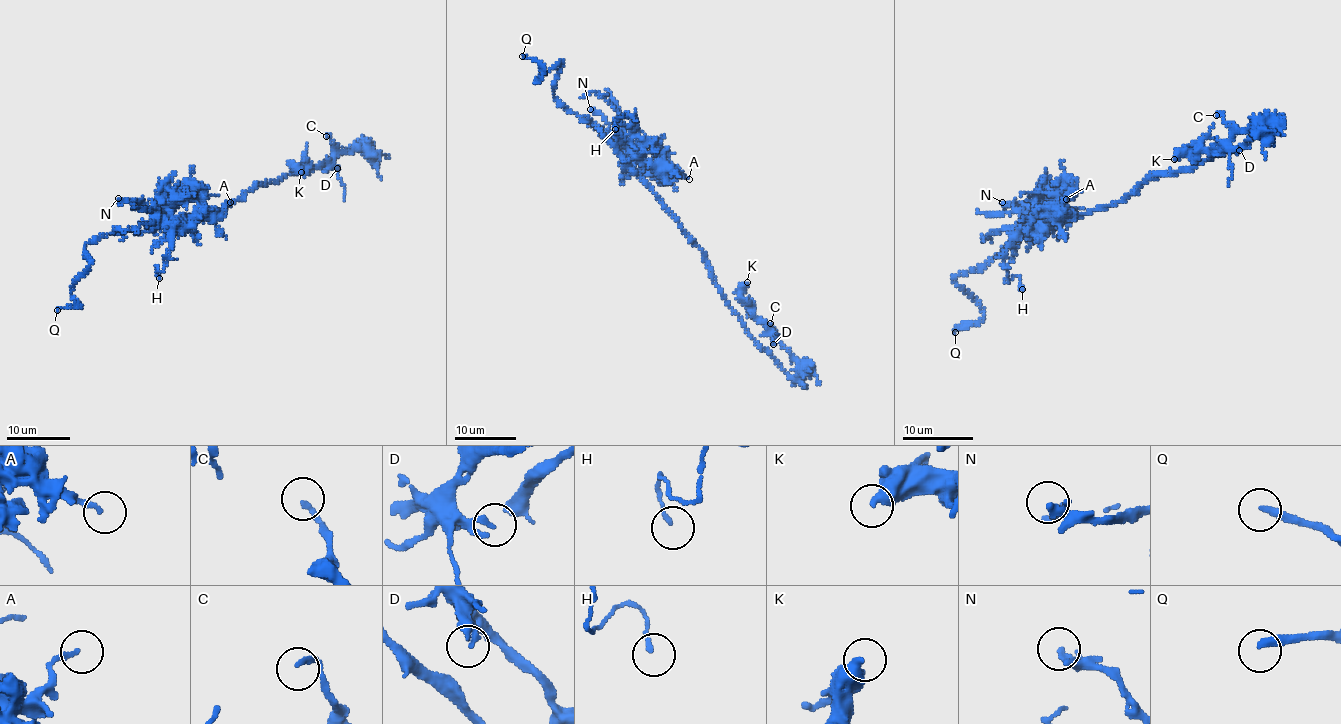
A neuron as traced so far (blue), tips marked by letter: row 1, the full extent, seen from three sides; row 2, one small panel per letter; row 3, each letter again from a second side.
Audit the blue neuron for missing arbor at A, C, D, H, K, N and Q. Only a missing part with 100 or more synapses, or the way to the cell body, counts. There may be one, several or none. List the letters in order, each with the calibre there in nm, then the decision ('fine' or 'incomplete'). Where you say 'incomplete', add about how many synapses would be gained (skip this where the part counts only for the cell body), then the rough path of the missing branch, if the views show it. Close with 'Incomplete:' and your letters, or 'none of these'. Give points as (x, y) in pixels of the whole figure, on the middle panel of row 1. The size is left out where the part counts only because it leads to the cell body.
A: 160 nm thick; fine
C: 160 nm thick; fine
D: 170 nm thick; fine
H: 120 nm thick; fine
K: 500 nm thick; fine
N: 200 nm thick; fine
Q: 280 nm thick; incomplete
Incomplete: Q

